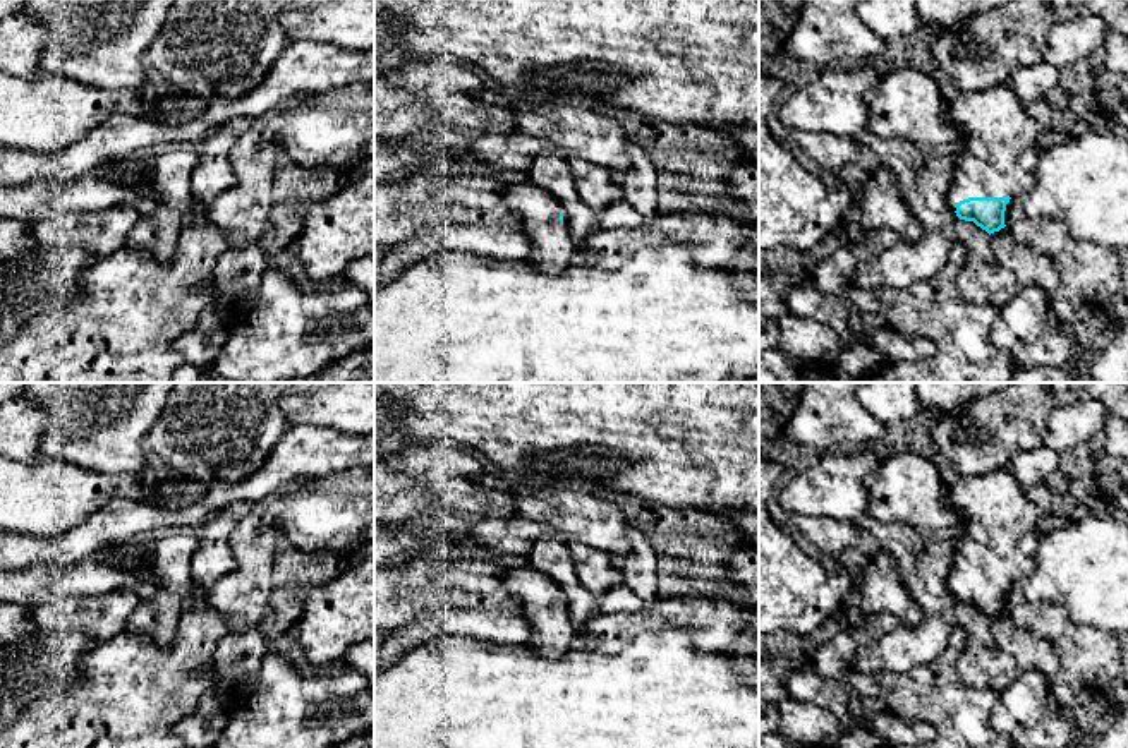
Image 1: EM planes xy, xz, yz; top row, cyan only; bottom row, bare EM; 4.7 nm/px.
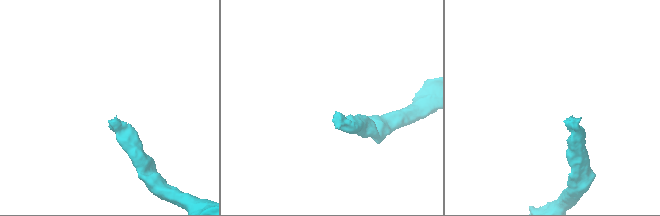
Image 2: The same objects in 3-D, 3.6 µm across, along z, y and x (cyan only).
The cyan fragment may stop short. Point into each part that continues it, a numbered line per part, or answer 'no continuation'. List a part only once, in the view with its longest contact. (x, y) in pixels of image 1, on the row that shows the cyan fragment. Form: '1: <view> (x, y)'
1: yz (998, 155)

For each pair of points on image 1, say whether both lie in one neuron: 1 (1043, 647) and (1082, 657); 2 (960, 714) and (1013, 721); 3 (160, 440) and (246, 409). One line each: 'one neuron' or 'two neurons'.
1: two neurons
2: two neurons
3: one neuron

